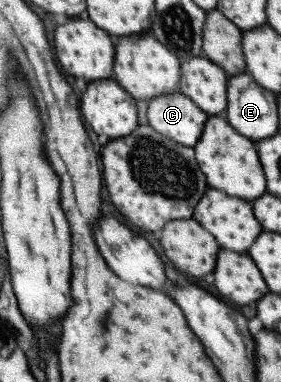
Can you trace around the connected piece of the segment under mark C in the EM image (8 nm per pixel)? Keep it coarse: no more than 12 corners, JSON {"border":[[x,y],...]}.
{"border":[[179,91],[147,102],[158,134],[193,148],[207,114]]}

